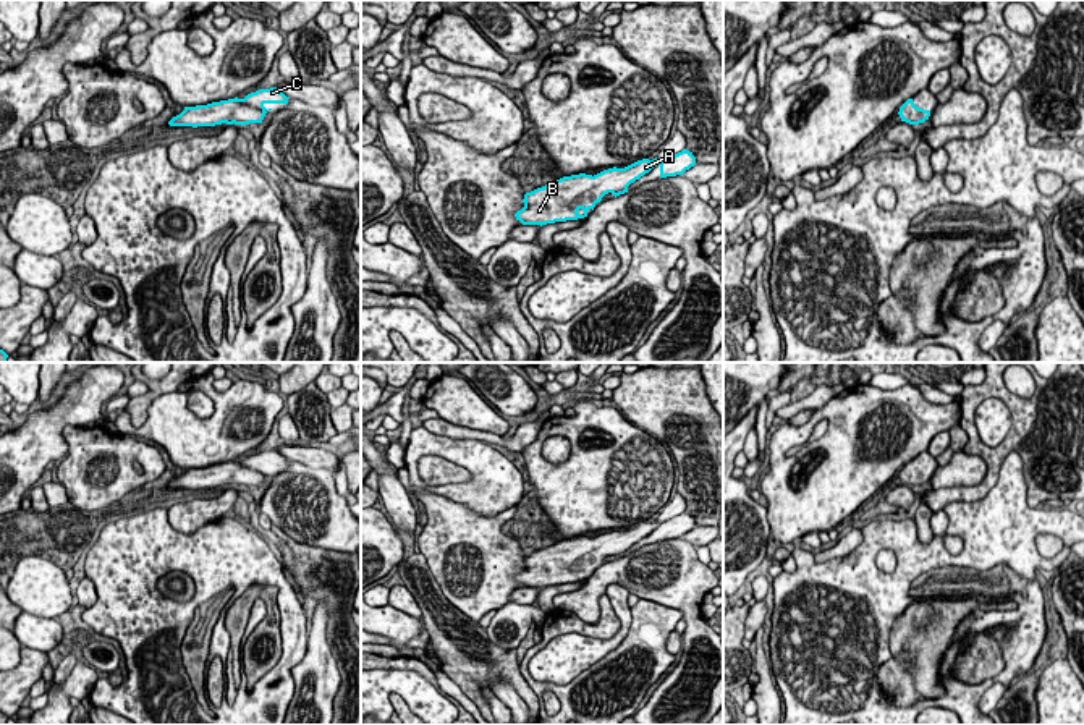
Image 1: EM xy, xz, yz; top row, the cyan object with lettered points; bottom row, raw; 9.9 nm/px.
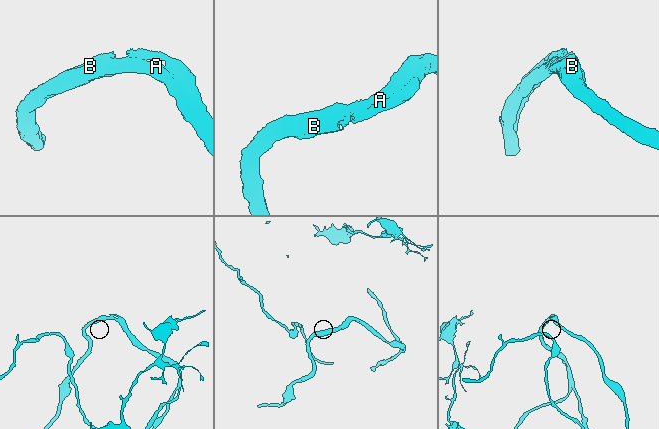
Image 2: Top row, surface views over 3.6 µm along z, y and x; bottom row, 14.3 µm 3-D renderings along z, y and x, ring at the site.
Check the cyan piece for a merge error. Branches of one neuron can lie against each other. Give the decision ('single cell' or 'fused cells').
single cell

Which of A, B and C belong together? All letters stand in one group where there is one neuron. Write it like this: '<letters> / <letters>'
A B C

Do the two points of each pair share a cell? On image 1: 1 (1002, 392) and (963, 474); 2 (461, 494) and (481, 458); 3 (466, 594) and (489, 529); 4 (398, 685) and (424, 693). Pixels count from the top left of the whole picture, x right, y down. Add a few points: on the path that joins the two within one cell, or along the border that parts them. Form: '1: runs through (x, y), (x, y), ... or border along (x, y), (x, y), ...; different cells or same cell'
1: border along (987, 465), (984, 478), (974, 486), (950, 486); different cells
2: runs through (471, 486), (481, 476), (481, 468); same cell
3: runs through (474, 578), (474, 546); same cell
4: runs through (405, 685), (410, 685), (418, 693); same cell

